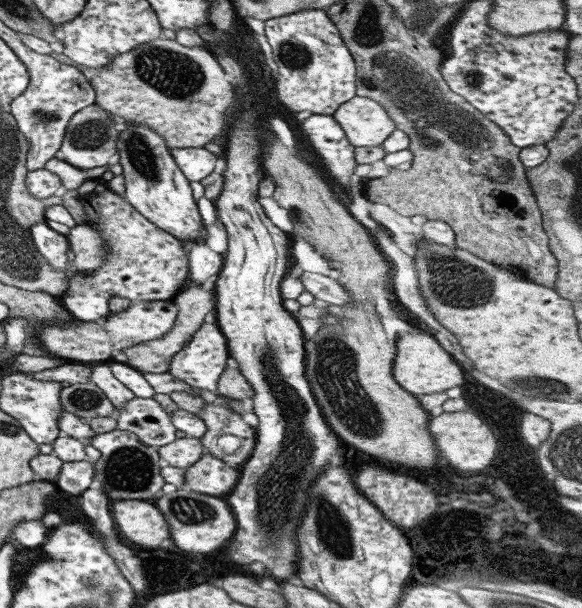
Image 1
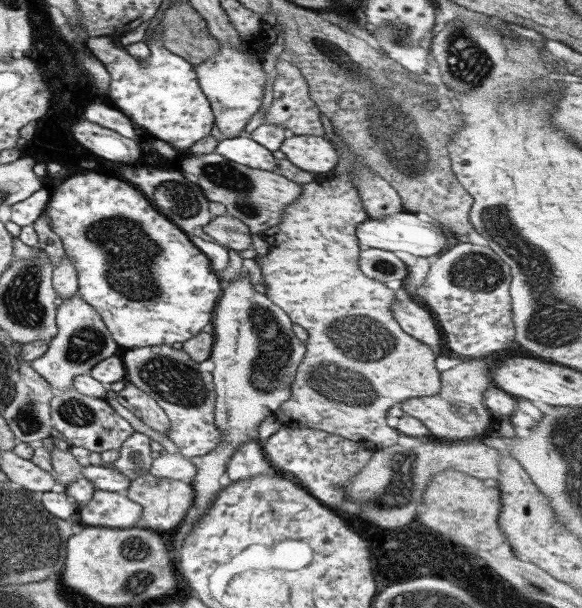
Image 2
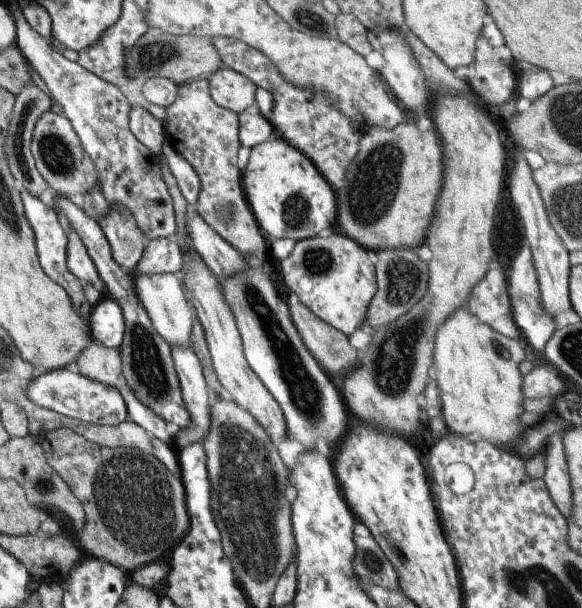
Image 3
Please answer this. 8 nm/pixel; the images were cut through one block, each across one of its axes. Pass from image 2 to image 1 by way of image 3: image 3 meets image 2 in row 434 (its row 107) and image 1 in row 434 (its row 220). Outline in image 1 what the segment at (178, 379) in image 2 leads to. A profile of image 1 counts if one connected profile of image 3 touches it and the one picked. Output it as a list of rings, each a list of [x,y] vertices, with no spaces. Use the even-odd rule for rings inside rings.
[[[217,395],[211,403],[205,403],[197,415],[206,426],[205,434],[200,438],[202,447],[209,455],[222,460],[227,466],[239,470],[241,465],[250,457],[255,444],[255,429],[241,419],[241,415],[226,405],[227,398]]]

